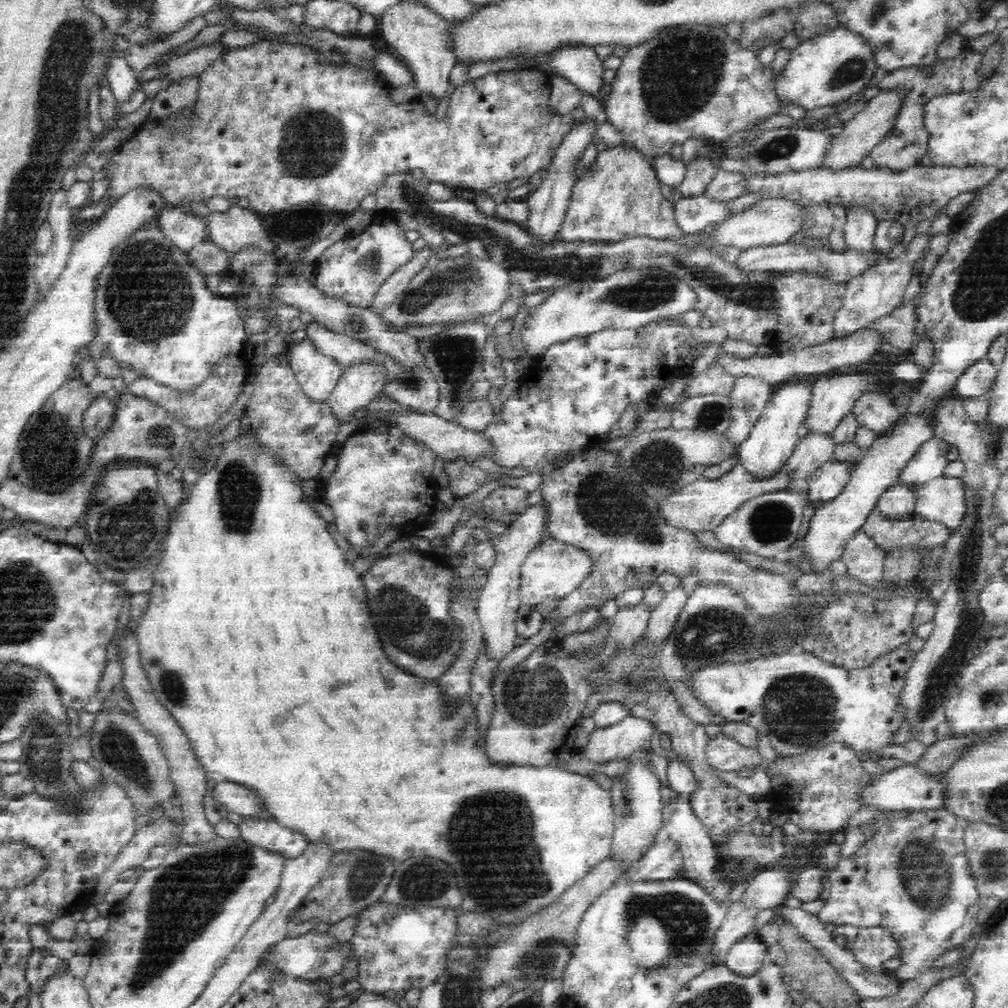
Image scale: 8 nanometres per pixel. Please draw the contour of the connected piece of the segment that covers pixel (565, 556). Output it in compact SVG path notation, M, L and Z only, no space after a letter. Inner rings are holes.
M549 535L534 548L522 562L518 574L518 588L516 588L516 597L518 597L518 606L531 606L545 602L546 600L554 601L558 596L570 592L580 579L585 578L591 570L591 563L584 552L563 544L558 540L552 539Z

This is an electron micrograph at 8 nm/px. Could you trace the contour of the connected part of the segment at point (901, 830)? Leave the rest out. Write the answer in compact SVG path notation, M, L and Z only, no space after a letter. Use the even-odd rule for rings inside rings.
M865 800L858 806L842 829L845 833L858 829L862 840L853 856L840 861L831 872L831 887L825 909L817 916L824 924L851 924L854 928L880 926L890 932L894 941L894 956L900 964L894 970L884 972L897 985L916 980L936 964L936 958L958 942L968 940L977 926L979 907L983 899L978 885L968 847L963 839L964 820L950 810L914 811L904 808L886 808L873 800Z

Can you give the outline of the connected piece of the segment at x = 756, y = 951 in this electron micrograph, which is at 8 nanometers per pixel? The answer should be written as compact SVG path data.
M748 935L731 946L722 964L740 978L753 977L767 962L766 946L758 937Z

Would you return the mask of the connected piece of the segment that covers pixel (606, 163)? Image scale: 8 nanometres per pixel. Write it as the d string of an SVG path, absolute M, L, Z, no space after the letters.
M608 146L600 150L595 158L580 172L573 186L572 198L566 218L560 229L562 242L606 241L616 242L628 237L650 236L652 238L680 238L685 233L675 213L672 202L664 199L654 165L630 146Z

